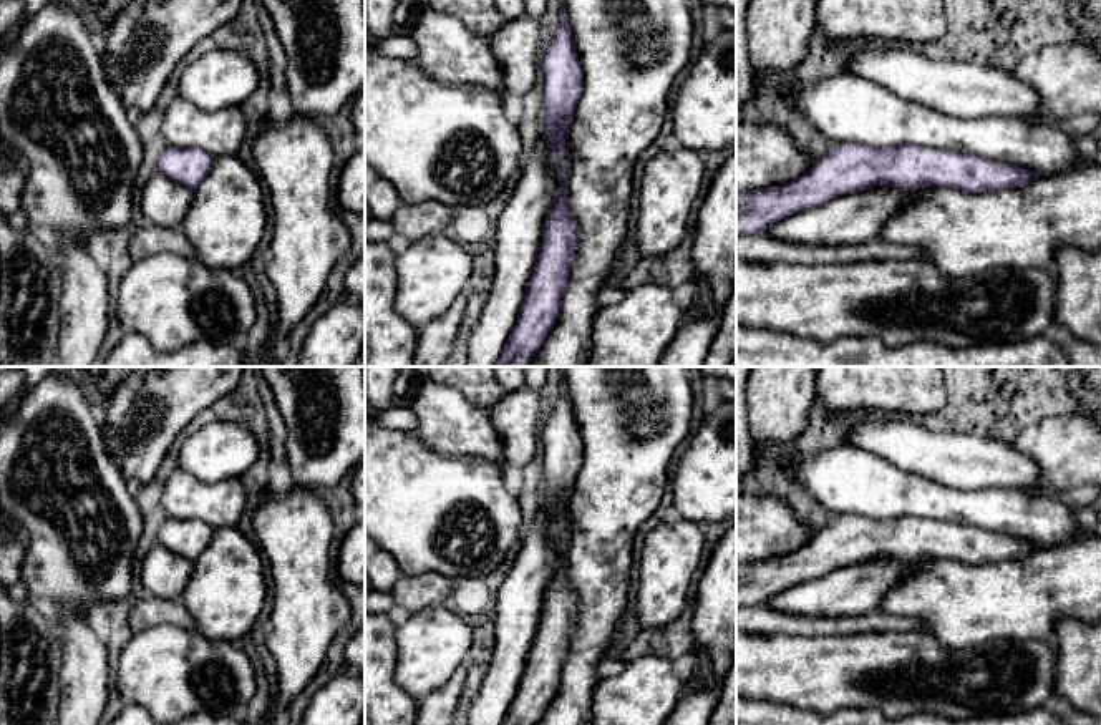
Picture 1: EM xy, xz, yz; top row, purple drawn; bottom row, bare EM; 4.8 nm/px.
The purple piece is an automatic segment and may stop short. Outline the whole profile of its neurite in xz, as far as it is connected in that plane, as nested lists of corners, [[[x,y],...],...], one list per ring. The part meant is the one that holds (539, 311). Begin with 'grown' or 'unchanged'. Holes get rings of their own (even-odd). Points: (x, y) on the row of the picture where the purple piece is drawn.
grown; [[[562,0],[560,23],[546,40],[541,56],[544,78],[544,123],[549,154],[555,158],[570,141],[570,156],[559,166],[559,191],[542,226],[536,267],[512,332],[494,367],[590,367],[590,330],[599,310],[597,295],[612,277],[620,254],[630,247],[633,221],[633,168],[640,154],[655,141],[668,121],[670,96],[677,76],[690,66],[693,22],[686,0]],[[642,15],[652,33],[662,38],[665,56],[650,66],[637,66],[630,56],[637,50],[625,35],[623,23]]]

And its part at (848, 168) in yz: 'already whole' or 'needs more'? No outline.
needs more

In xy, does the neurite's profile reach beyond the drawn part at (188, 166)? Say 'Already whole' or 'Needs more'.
Needs more

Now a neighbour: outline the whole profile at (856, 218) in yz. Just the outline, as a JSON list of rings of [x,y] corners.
[[[899,187],[857,191],[784,217],[764,234],[809,246],[852,246],[875,239],[890,216],[912,199]]]

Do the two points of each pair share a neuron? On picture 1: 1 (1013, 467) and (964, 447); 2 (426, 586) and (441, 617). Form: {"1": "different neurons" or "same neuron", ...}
{"1": "same neuron", "2": "different neurons"}

